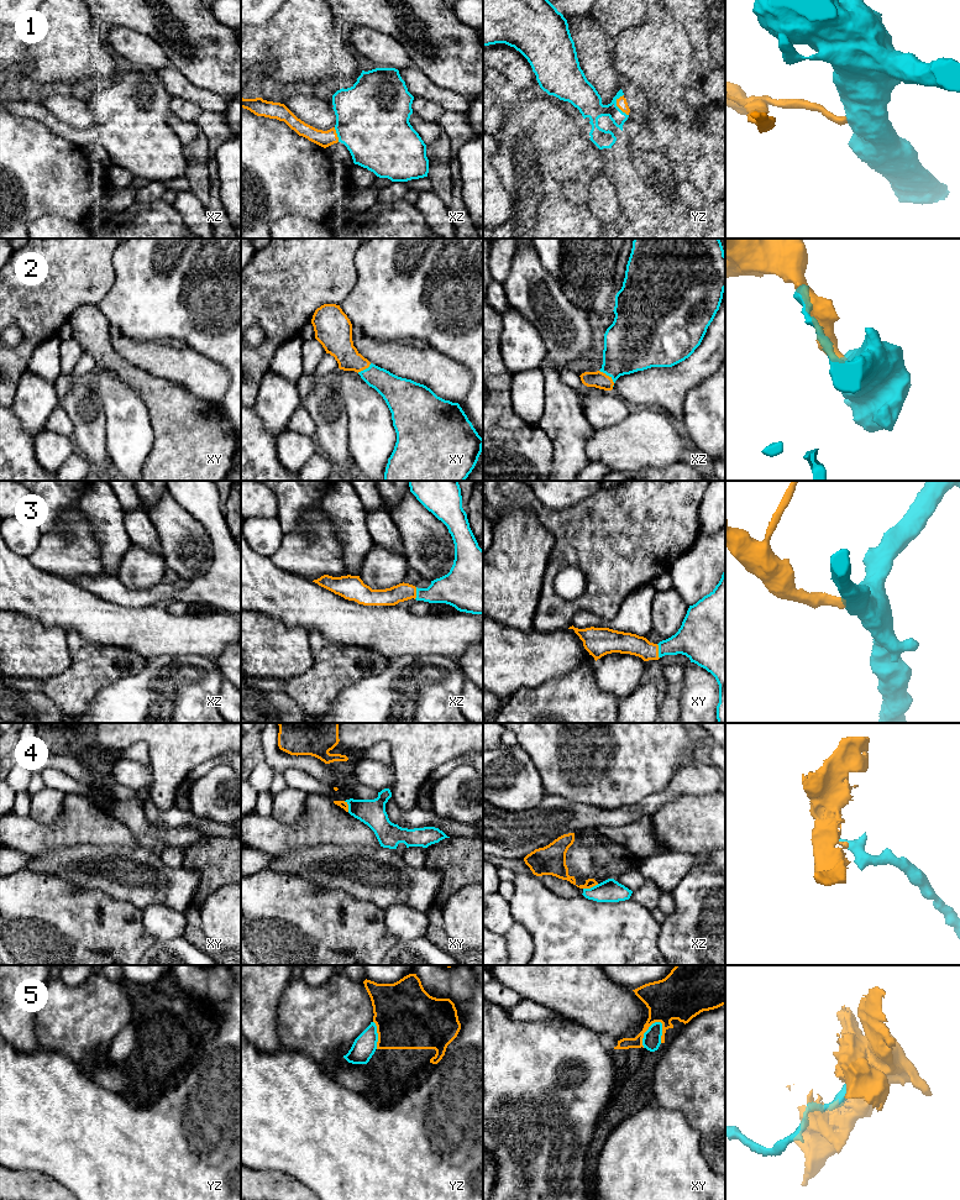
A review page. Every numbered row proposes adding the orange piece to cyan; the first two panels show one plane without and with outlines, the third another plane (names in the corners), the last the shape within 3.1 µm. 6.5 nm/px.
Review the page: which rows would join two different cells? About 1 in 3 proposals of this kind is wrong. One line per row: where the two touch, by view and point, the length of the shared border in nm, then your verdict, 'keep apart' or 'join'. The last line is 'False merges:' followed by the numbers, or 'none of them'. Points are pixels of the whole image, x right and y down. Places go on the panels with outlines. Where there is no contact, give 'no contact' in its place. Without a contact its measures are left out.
1: meets cyan in yz at (615, 105); contact 150 nm long; join
2: meets cyan in xz at (607, 375); contact 130 nm long; join
3: meets cyan in xy at (659, 651); contact 100 nm long; join
4: meets cyan in xz at (591, 887); contact 110 nm long; keep apart
5: meets cyan in xy at (645, 1032); contact 200 nm long; keep apart
False merges: 4, 5

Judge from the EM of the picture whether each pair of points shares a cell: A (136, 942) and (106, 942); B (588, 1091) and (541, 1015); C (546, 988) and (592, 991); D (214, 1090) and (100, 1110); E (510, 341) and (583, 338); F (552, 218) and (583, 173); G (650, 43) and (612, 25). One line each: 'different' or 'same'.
A: same
B: different
C: same
D: same
E: different
F: same
G: different

